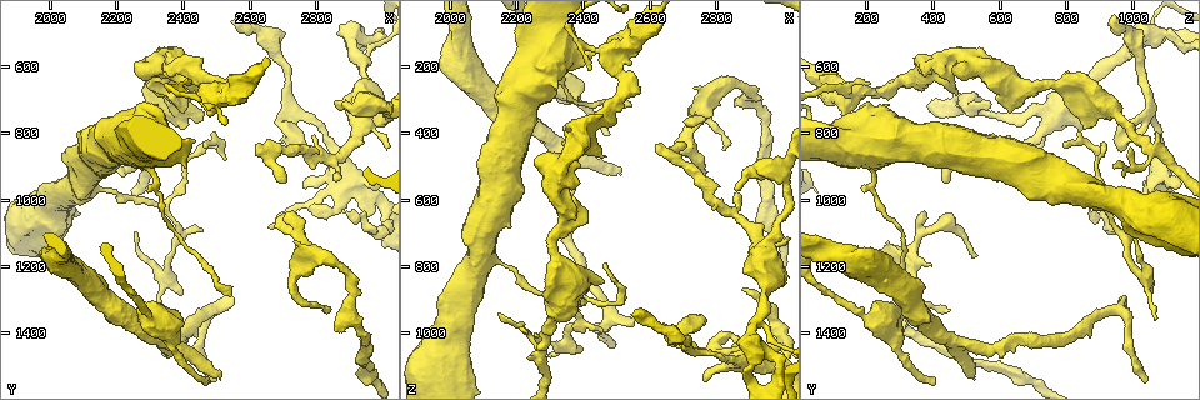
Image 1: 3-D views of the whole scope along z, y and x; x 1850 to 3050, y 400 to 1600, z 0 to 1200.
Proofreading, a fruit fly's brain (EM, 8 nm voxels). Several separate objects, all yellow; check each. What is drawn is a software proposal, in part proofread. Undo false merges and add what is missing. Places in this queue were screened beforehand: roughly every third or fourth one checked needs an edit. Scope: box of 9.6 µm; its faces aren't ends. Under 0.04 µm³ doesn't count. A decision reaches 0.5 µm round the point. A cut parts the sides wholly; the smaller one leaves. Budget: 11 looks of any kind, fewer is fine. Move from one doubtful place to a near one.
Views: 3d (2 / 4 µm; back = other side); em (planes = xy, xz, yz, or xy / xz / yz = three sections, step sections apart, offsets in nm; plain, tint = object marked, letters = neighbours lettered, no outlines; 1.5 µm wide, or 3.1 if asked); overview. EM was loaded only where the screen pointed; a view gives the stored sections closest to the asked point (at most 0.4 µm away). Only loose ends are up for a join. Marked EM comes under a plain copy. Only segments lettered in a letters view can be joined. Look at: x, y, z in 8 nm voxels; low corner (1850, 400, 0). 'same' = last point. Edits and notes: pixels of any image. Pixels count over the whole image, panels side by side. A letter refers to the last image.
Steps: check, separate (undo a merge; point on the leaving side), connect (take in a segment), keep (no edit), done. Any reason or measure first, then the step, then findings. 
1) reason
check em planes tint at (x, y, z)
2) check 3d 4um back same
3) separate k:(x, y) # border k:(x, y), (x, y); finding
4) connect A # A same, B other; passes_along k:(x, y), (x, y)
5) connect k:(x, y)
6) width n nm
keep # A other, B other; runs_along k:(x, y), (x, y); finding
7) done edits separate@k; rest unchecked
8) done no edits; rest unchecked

free end
check em xz step 8 letters at (2510, 1530, 530)

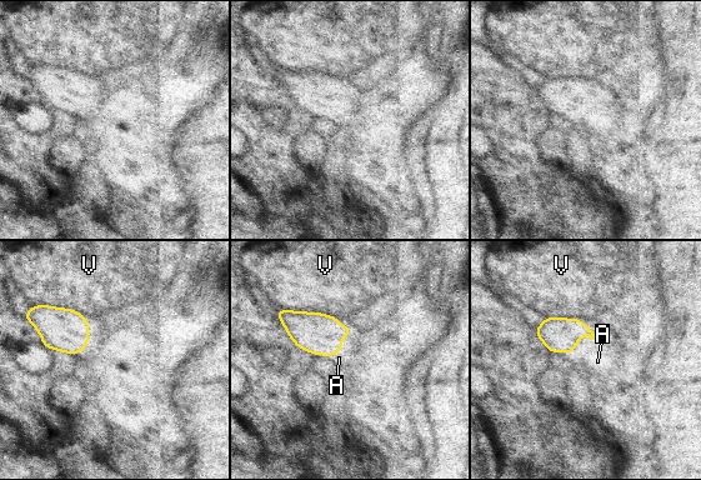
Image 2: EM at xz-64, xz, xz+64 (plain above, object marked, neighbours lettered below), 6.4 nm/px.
connect A # A same, V other; passes_along 2:(320, 334), (334, 355), (339, 358); it goes on there

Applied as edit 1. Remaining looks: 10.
branch stops here
check 3d 2um at (2550, 1280, 960)

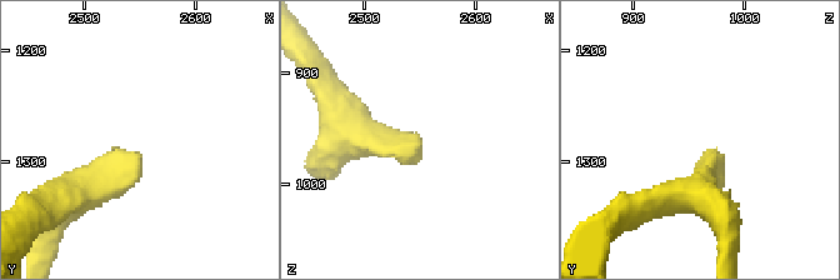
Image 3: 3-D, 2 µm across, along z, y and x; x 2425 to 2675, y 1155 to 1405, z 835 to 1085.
now the EM
check em planes letters at (2548, 1292, 962)

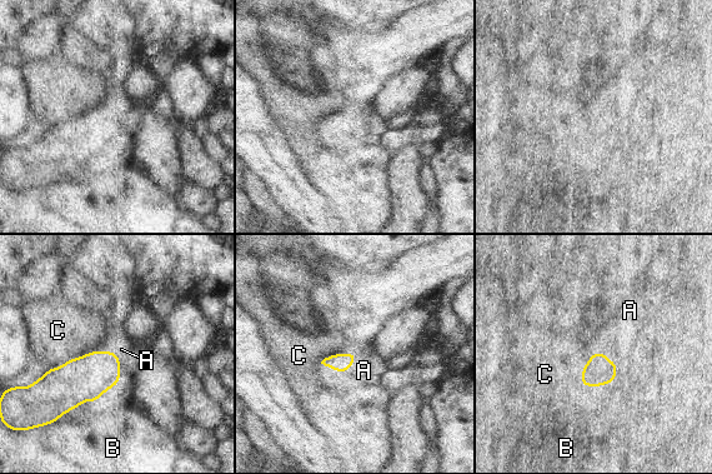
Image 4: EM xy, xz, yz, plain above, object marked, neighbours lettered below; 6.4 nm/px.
connect A # A same, B other, C other; it goes on there

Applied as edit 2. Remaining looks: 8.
thin end
check 3d 2um at (2300, 1360, 1070)

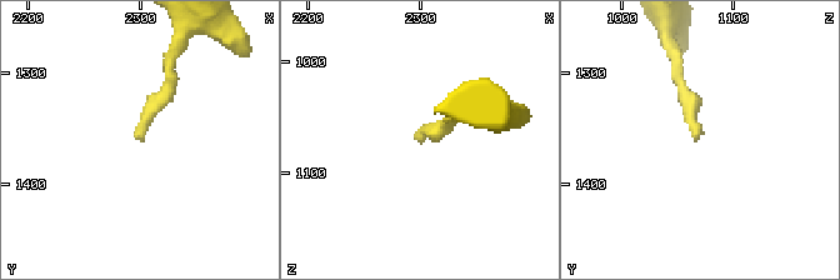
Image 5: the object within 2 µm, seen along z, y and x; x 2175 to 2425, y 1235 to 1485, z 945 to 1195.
check em yz step 4 letters at (2298, 1356, 1068)

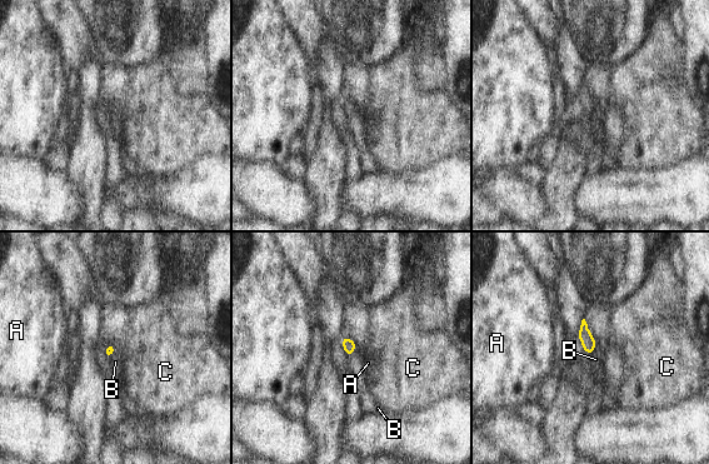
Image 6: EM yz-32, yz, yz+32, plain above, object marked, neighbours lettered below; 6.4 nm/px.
cut it another way
check em planes letters same

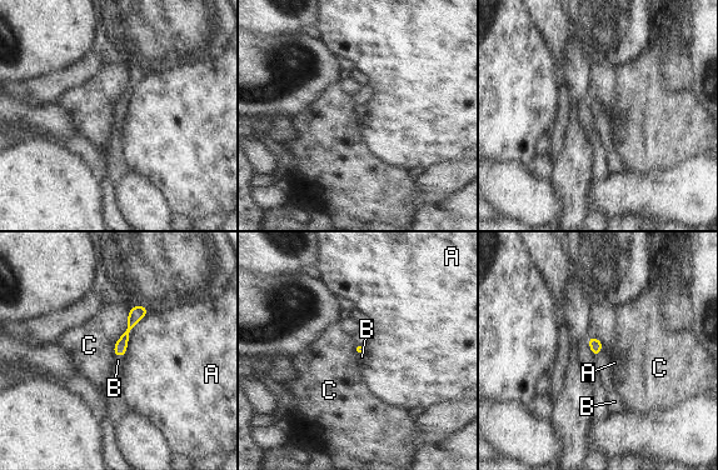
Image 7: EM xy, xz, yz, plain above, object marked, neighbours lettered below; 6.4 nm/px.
longest_contact A 380 nm
connect B # A other, B same, C other; the neuron continues

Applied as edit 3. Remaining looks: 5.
thin end
check 3d 4um at (2140, 890, 940)

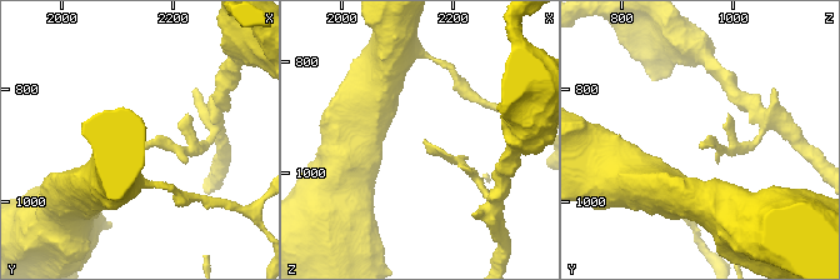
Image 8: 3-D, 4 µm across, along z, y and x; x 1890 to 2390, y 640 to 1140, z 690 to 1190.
check em xy step 4 tint at (2145, 895, 940)

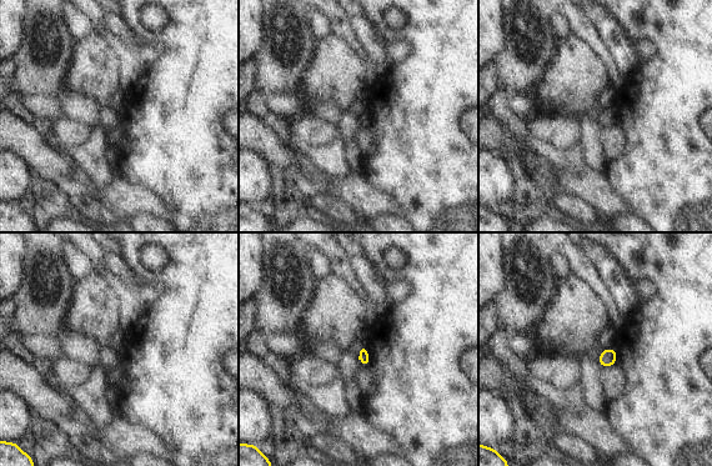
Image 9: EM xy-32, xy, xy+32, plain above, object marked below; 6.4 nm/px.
cut it another way
check em planes letters same

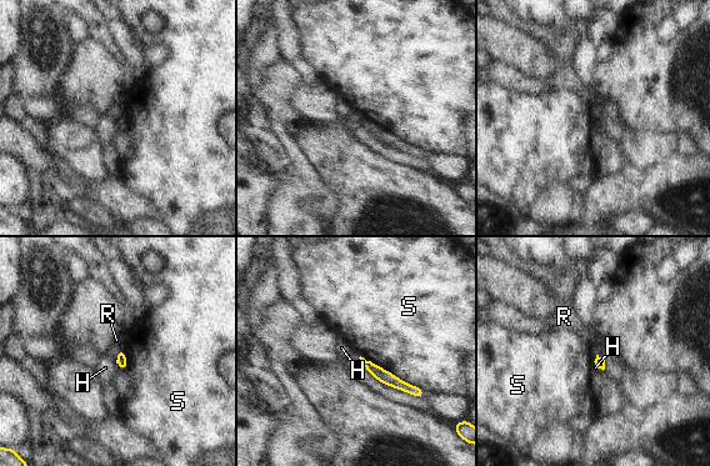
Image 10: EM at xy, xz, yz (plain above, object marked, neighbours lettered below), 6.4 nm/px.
keep # H other, R other, S other; border 10:(116, 356), (116, 366), (119, 369); no lettered segment goes on from it

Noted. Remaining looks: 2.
done edits connect@2, connect@4, connect@7; rest unchecked

